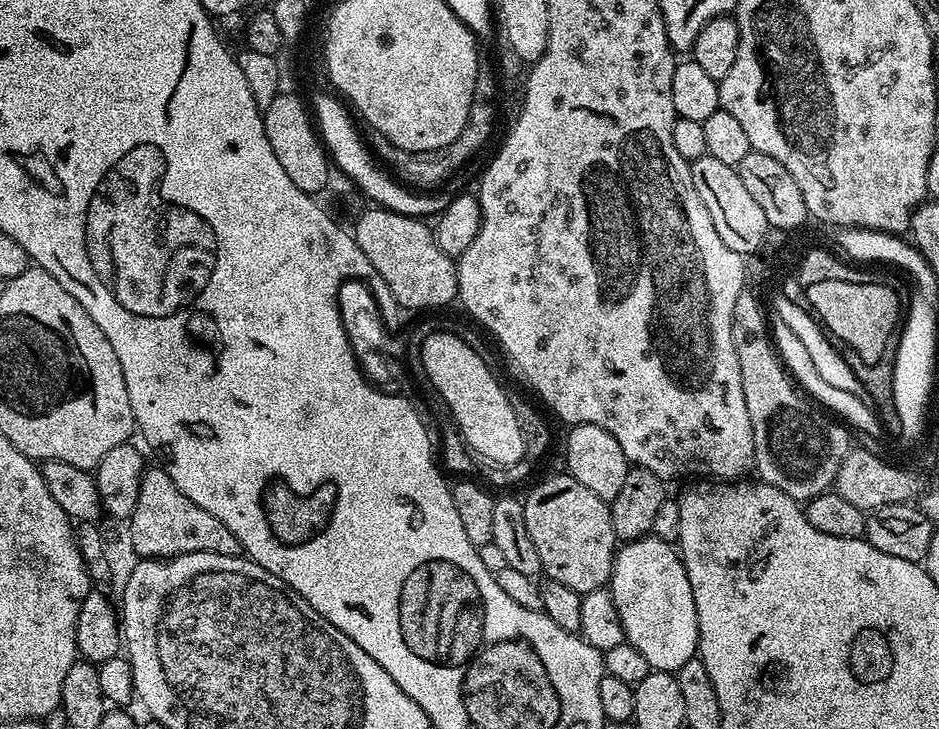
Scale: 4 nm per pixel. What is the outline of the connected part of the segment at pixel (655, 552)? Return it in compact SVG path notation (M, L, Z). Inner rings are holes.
M651 534L621 543L612 561L610 591L624 627L625 641L646 657L646 662L650 662L653 670L675 674L682 666L686 666L686 662L694 659L700 642L698 610L694 606L694 590L690 590L690 578L684 569L684 561L673 545Z

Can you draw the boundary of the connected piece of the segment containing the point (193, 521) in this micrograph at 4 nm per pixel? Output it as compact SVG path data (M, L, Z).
M160 466L145 467L138 502L130 517L131 524L132 548L140 558L169 561L174 556L191 552L213 552L223 556L239 556L242 552L238 538L226 530L224 523L214 518L214 514L202 510L198 502L190 502Z

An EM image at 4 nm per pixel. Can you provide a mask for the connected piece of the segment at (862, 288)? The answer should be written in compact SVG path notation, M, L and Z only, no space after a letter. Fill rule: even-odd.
M841 280L838 282L814 282L807 285L808 300L806 299L806 304L814 313L817 321L844 348L858 350L858 354L862 354L862 362L877 364L880 360L885 359L887 352L884 351L887 350L888 343L890 343L889 348L893 343L894 333L902 320L900 296L891 288L890 284L888 282L859 284Z

